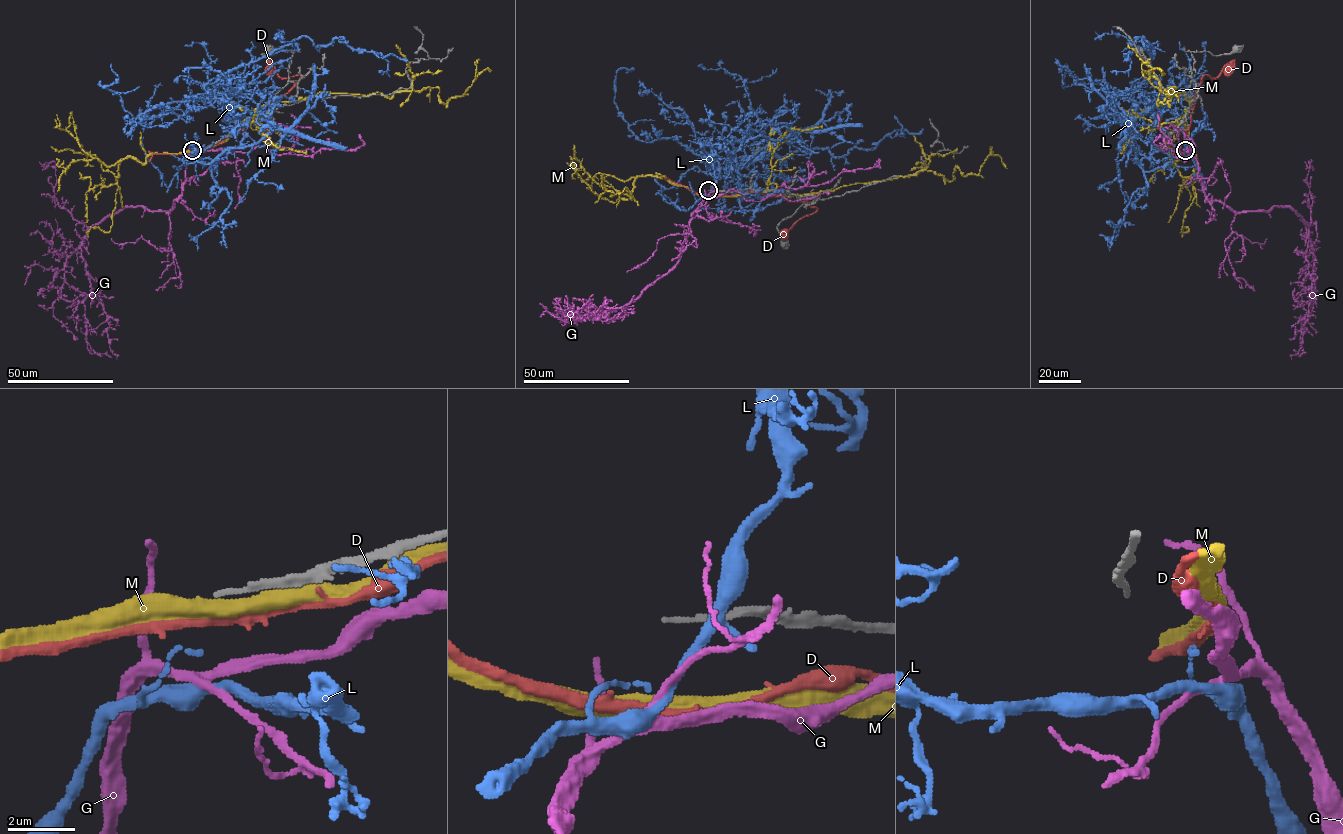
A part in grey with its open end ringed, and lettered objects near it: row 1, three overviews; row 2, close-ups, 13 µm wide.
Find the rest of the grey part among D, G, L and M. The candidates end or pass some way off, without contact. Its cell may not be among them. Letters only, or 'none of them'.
none of them

